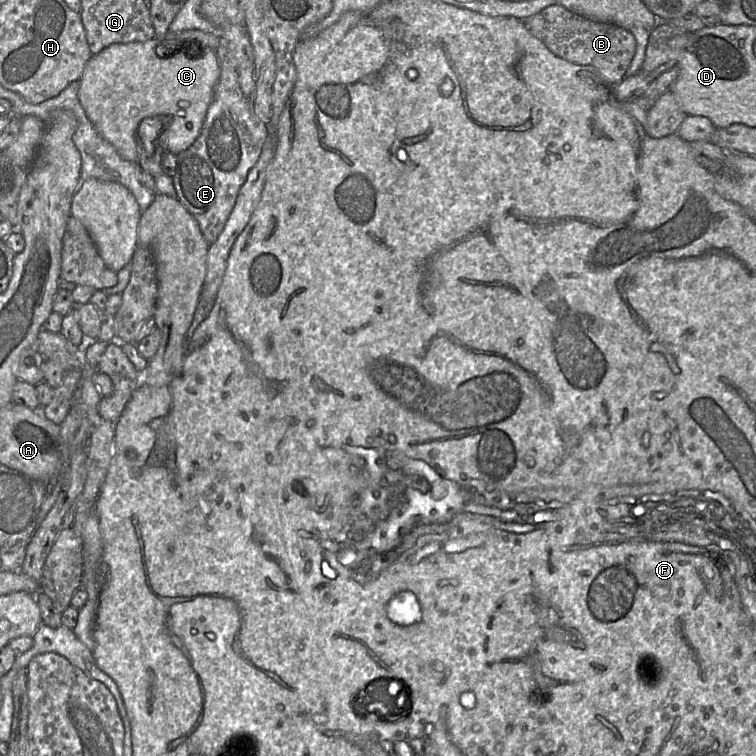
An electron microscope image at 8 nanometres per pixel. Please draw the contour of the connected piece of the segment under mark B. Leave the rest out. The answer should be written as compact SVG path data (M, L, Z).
M557 3L522 21L527 30L557 57L593 67L602 81L610 86L624 79L636 47L635 39L628 30L576 14Z

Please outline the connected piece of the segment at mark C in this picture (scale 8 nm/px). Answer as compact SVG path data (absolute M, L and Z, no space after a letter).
M152 38L145 42L116 43L92 54L79 79L78 100L97 132L109 142L119 155L130 162L138 163L137 130L142 120L154 116L163 118L164 126L157 135L163 151L175 155L188 149L200 134L207 109L212 101L221 66L216 53L198 41L174 44L170 50L159 52L159 41Z

